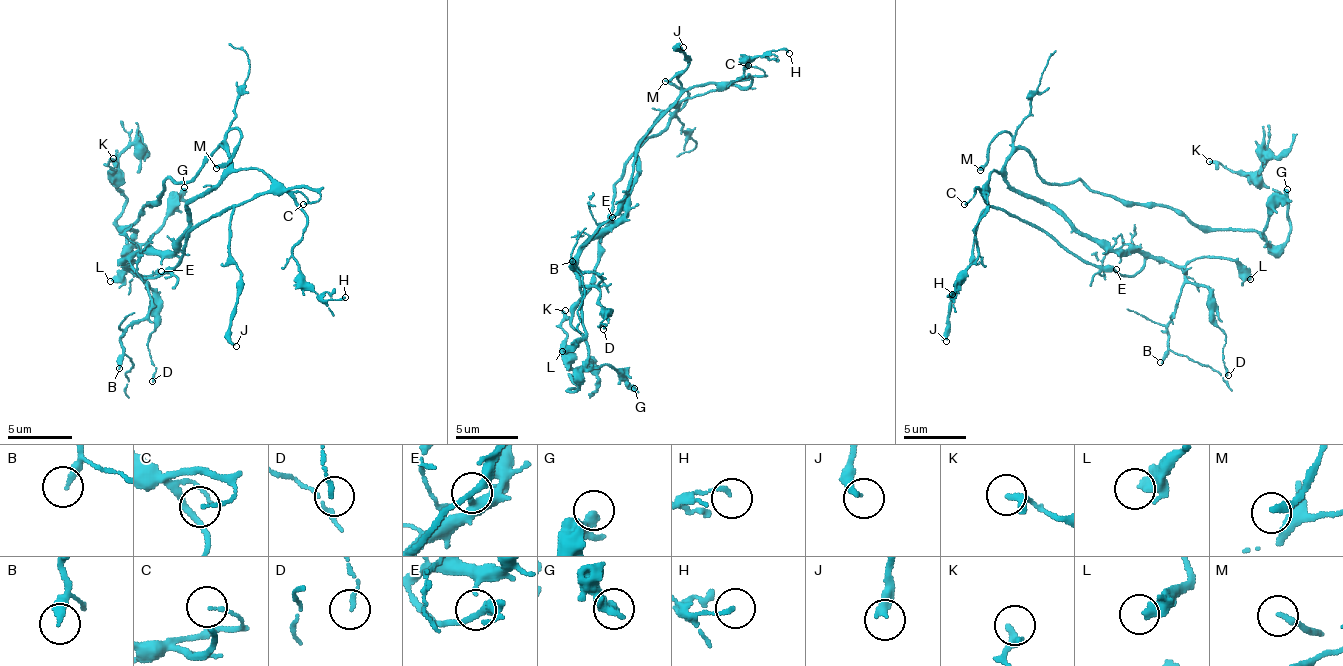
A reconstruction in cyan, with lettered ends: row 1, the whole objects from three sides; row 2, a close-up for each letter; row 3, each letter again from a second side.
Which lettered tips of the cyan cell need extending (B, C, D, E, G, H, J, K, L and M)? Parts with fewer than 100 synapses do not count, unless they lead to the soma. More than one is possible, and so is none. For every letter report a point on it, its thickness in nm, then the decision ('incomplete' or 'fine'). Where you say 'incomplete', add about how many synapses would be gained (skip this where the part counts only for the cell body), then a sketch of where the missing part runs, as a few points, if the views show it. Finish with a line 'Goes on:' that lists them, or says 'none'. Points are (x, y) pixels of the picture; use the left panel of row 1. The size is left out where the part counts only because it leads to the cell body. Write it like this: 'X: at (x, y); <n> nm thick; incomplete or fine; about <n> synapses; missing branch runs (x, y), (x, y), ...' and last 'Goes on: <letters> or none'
B: at (119, 368); 260 nm thick; fine
C: at (303, 204); 120 nm thick; fine
D: at (152, 381); 140 nm thick; fine
E: at (161, 271); 280 nm thick; fine
G: at (184, 187); 280 nm thick; fine
H: at (345, 297); 140 nm thick; fine
J: at (236, 346); 320 nm thick; fine
K: at (113, 158); 320 nm thick; fine
L: at (110, 281); 280 nm thick; fine
M: at (216, 168); 260 nm thick; incomplete
Goes on: M

